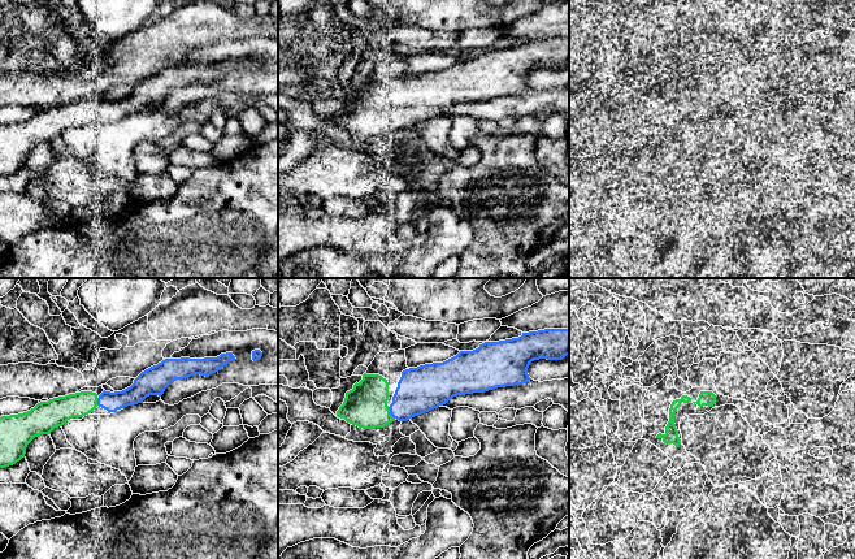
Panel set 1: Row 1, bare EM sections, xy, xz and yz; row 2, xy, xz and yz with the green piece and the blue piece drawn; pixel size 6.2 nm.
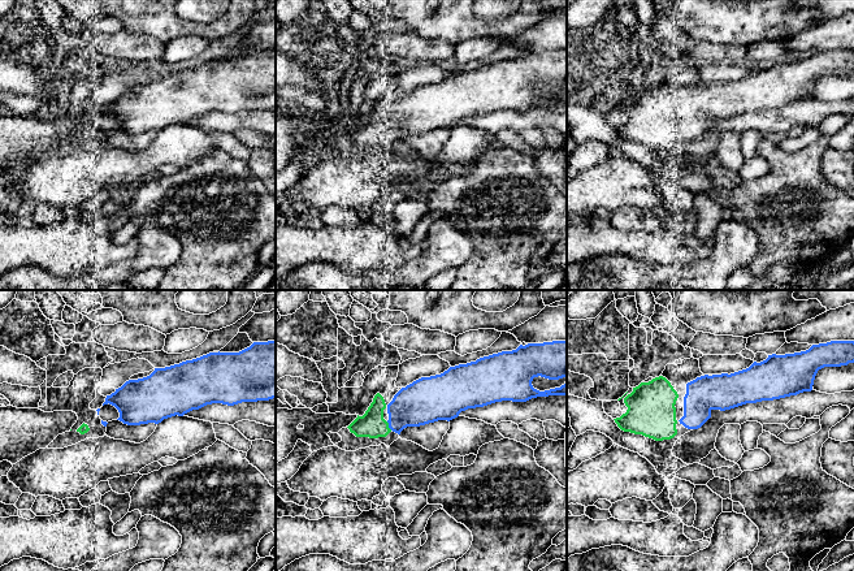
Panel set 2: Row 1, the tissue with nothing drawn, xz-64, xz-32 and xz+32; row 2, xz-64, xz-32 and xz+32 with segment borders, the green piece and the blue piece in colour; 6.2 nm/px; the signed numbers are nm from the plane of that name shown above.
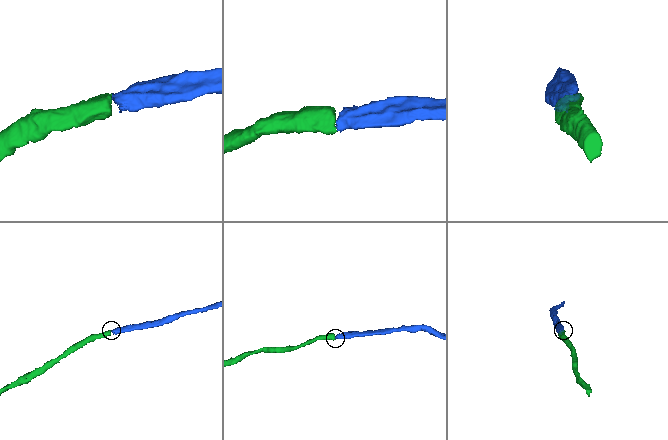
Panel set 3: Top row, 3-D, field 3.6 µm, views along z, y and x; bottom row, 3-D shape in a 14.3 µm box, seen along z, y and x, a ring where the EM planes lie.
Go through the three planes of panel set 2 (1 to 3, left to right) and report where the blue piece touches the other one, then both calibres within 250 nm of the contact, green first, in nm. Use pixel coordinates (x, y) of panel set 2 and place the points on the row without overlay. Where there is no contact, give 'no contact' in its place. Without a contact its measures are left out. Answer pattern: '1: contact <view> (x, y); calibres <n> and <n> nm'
1: no contact
2: contact xz-32 (388, 134); calibres 160 and 260 nm
3: no contact

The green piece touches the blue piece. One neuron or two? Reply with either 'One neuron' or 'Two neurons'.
One neuron

